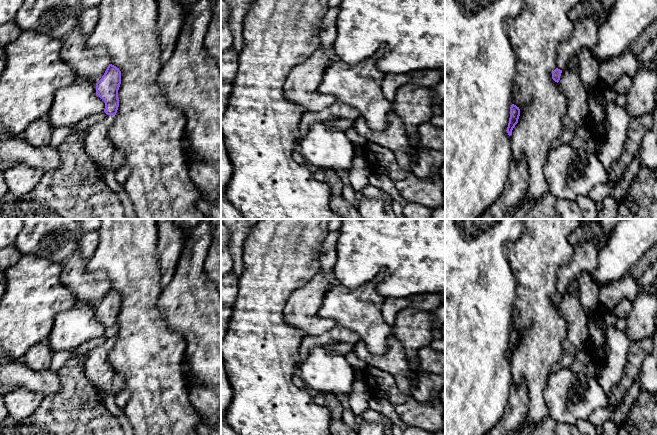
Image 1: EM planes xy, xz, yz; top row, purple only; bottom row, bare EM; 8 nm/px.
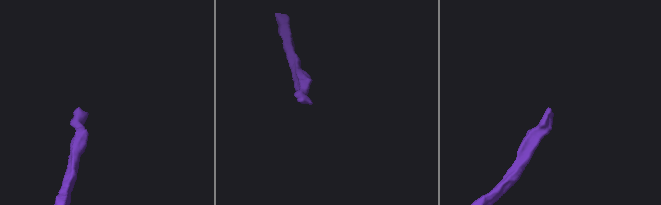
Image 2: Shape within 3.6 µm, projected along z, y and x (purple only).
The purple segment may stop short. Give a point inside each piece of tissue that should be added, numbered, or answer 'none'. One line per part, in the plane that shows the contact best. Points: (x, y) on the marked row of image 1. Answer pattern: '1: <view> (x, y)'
1: yz (585, 35)

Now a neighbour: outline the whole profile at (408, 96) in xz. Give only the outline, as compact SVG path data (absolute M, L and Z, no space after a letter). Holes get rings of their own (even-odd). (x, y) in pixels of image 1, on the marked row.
M404 84L395 93L392 111L401 119L409 144L413 148L420 142L419 127L430 122L433 116L431 106L434 96L432 88L415 84Z

